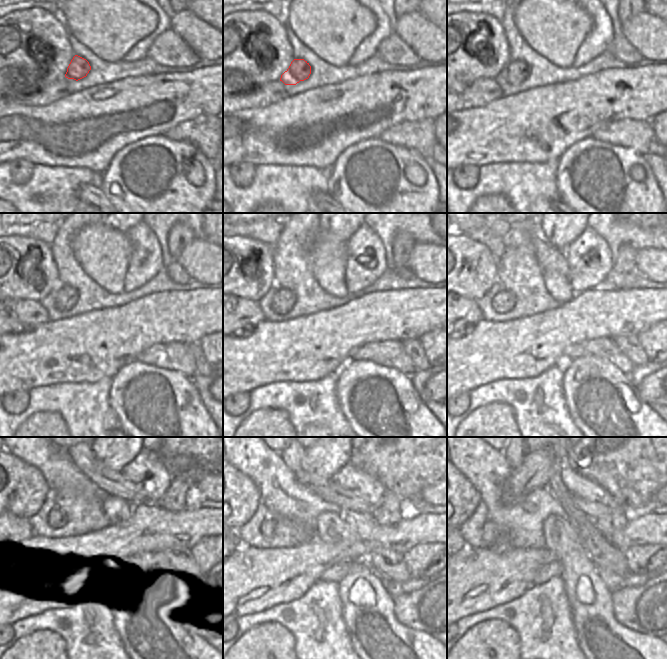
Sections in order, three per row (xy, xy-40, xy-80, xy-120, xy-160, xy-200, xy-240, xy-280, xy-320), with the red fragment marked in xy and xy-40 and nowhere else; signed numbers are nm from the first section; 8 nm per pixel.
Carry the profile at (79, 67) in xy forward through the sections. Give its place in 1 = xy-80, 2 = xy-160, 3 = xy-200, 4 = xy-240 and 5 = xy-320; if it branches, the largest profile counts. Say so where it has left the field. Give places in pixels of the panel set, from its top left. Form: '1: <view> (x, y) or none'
1: xy-80 (517, 71)
2: xy-160 (283, 301)
3: xy-200 (503, 302)
4: xy-240 (56, 518)
5: xy-320 (493, 537)

